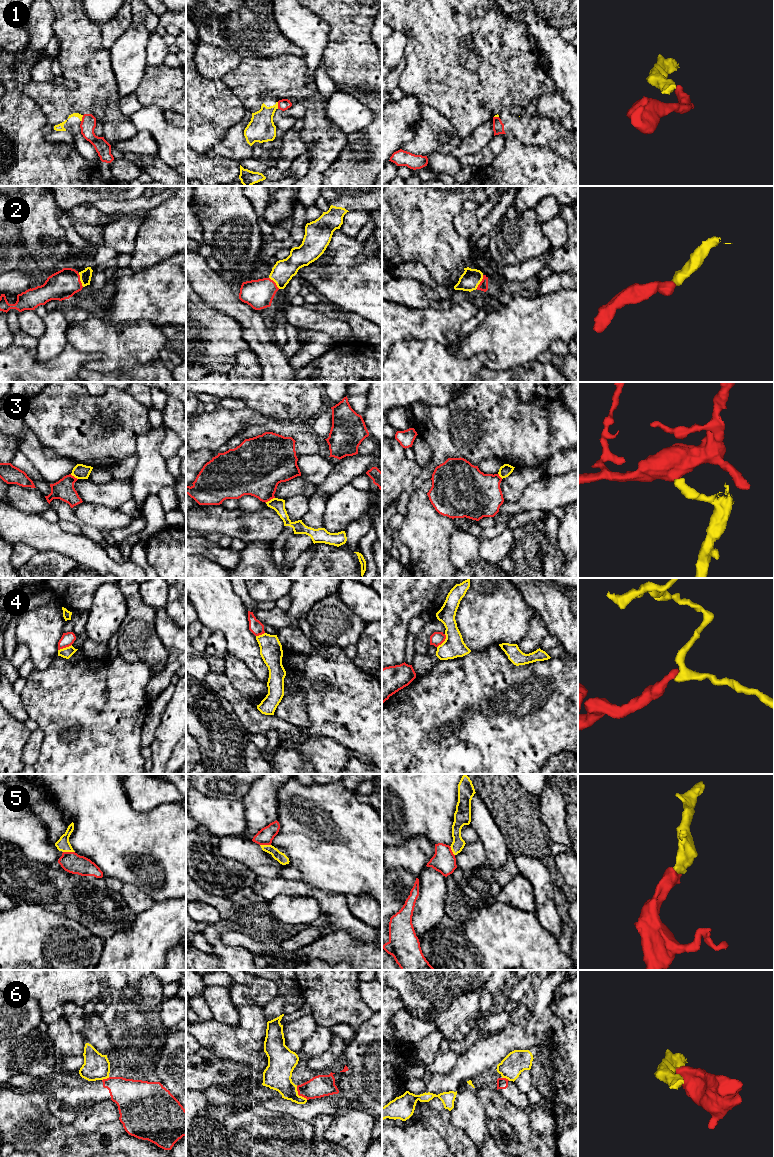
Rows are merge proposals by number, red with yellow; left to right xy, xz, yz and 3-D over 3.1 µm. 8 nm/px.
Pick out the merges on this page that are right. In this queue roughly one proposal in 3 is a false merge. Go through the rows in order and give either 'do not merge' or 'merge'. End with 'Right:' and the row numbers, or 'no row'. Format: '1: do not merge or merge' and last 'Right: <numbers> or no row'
1: do not merge
2: merge
3: do not merge
4: do not merge
5: merge
6: do not merge
Right: 2, 5

